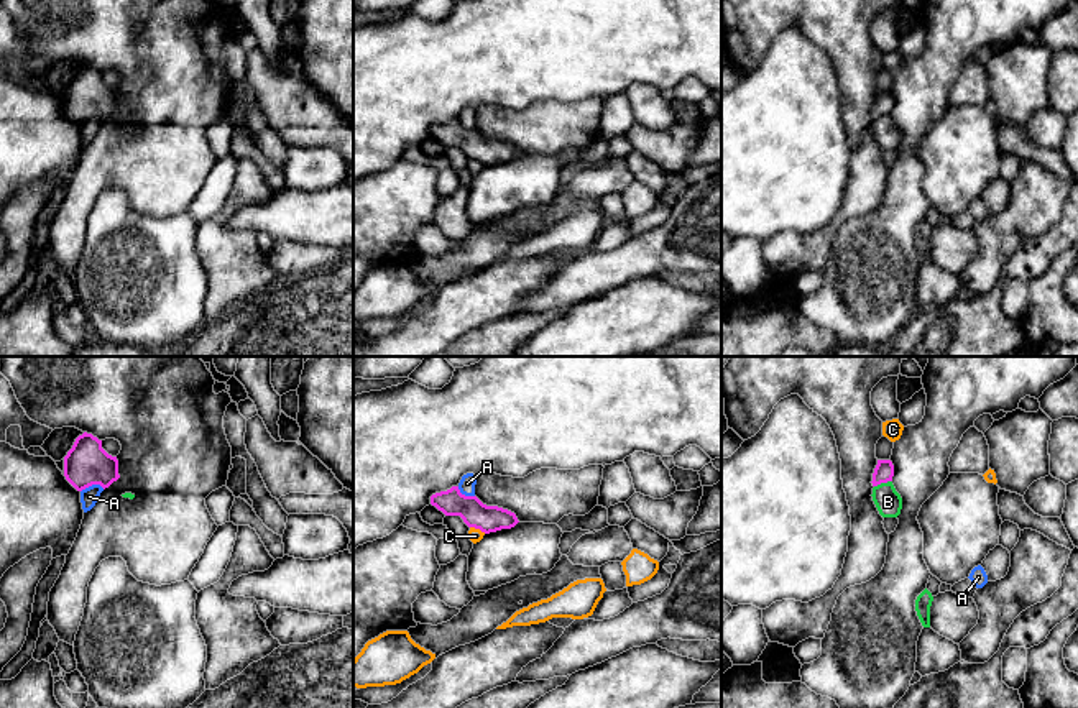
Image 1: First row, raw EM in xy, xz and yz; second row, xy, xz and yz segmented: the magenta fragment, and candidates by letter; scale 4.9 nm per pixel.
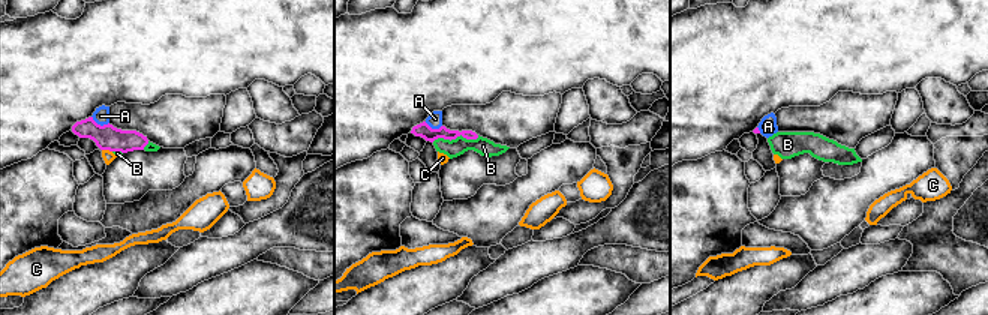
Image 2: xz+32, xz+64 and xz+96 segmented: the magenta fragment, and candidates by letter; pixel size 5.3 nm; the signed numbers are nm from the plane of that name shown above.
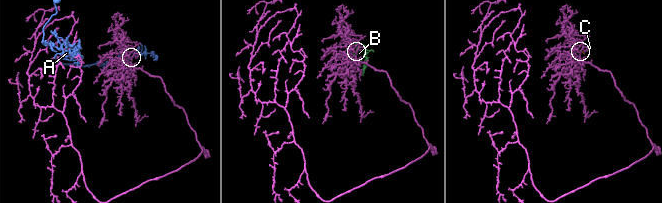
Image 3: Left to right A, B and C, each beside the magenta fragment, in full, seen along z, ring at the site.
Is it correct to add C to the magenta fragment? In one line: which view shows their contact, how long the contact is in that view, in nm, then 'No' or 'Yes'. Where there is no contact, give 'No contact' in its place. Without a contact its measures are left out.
Touches magenta in xz. Shared border 90 nm. No

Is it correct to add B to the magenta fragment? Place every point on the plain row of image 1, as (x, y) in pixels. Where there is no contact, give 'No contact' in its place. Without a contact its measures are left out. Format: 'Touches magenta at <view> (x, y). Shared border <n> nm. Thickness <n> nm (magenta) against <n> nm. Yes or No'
Touches magenta at yz (883, 114). Shared border 90 nm. Thickness 100 nm (magenta) against 130 nm. Yes

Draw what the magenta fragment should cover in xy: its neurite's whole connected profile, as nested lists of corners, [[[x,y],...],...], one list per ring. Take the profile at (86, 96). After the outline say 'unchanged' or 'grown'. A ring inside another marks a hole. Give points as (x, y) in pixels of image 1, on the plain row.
[[[84,64],[64,89],[64,108],[77,123],[92,117],[105,122],[120,110],[118,92],[102,80],[102,72]]] | unchanged

